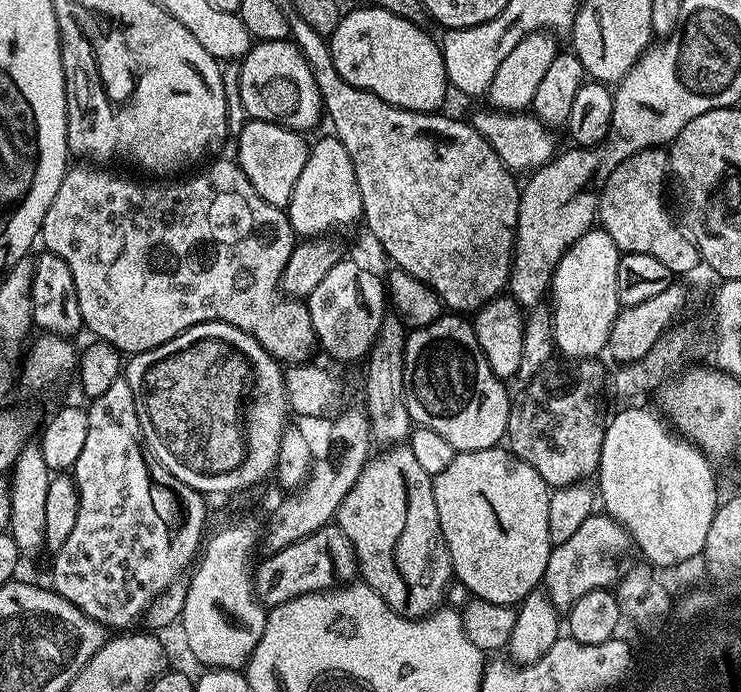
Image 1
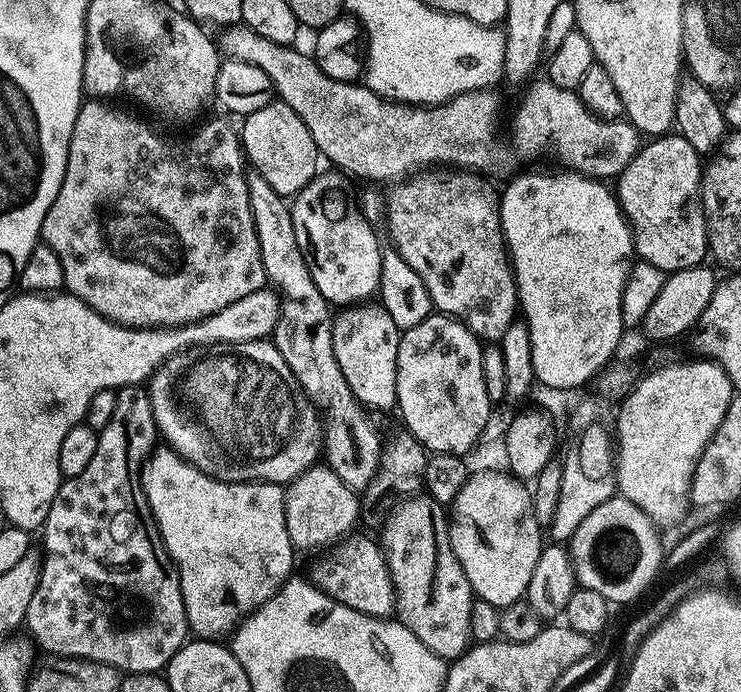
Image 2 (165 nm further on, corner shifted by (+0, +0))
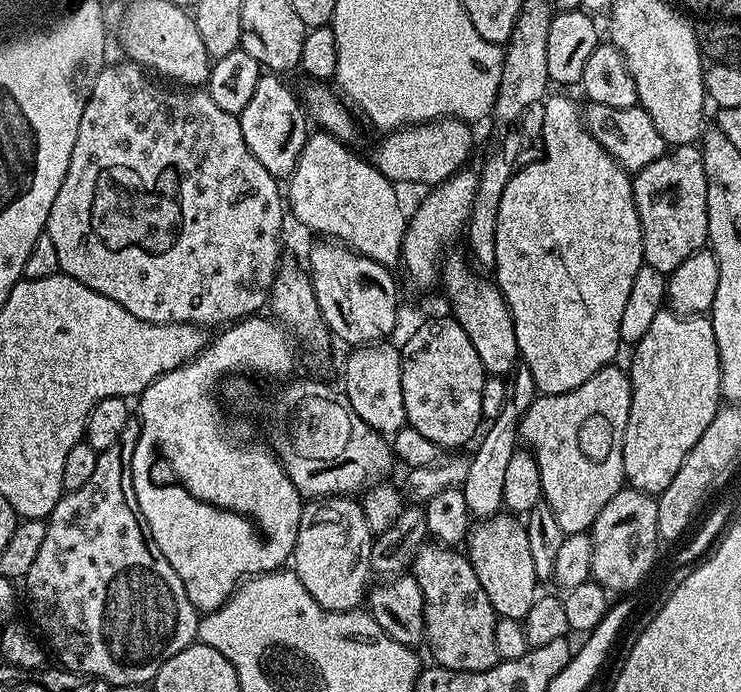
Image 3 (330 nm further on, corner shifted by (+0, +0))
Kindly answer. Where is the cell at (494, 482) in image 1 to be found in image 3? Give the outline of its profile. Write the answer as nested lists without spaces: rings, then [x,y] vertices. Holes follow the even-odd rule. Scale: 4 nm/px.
[[[497,514],[473,523],[466,537],[466,555],[497,617],[524,621],[538,595],[538,581],[525,525],[512,514]]]

